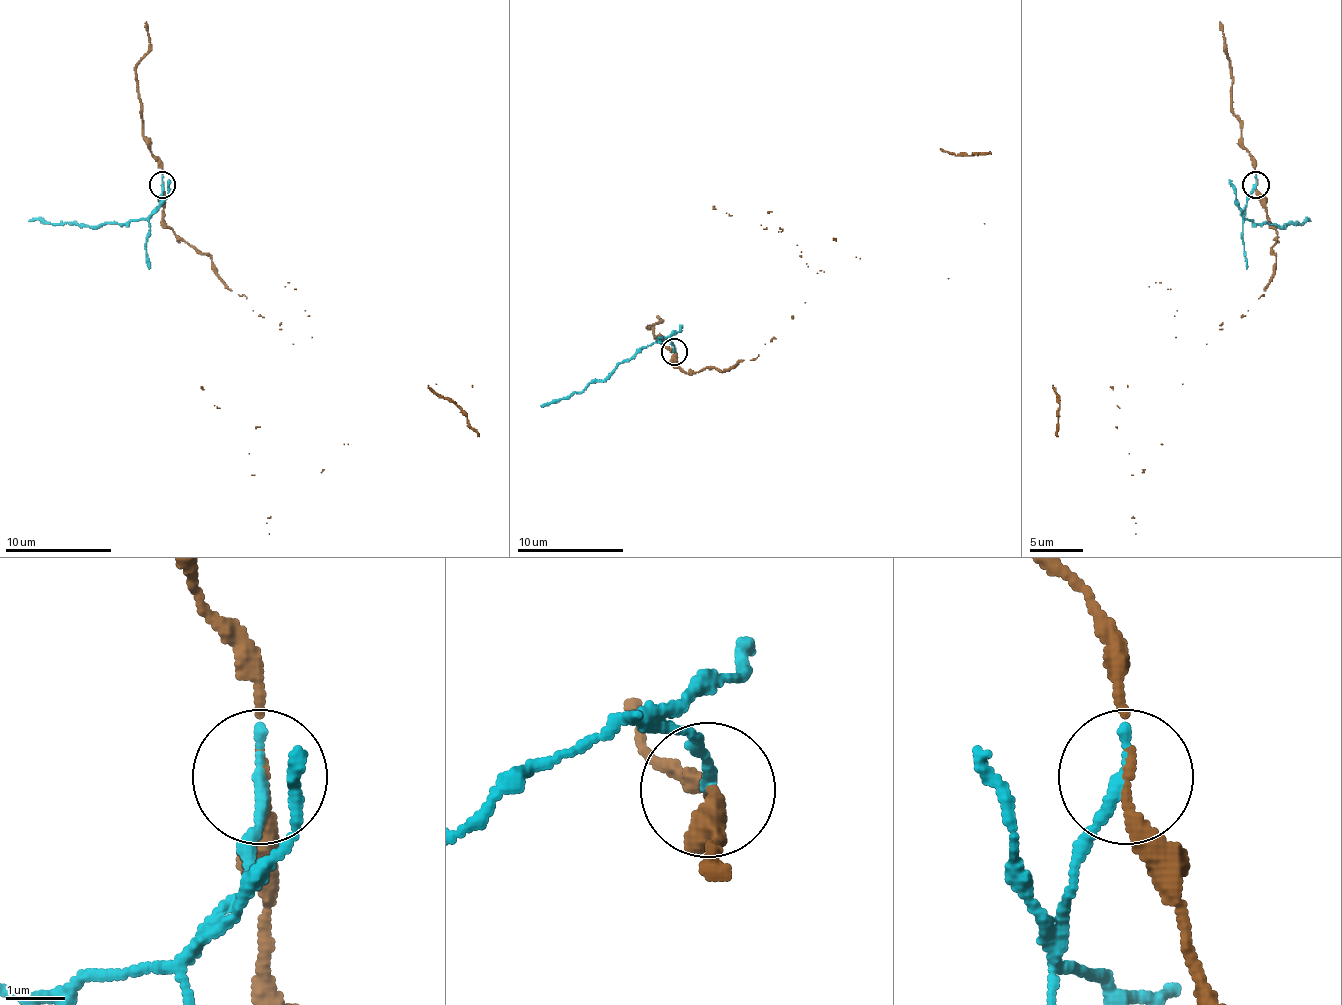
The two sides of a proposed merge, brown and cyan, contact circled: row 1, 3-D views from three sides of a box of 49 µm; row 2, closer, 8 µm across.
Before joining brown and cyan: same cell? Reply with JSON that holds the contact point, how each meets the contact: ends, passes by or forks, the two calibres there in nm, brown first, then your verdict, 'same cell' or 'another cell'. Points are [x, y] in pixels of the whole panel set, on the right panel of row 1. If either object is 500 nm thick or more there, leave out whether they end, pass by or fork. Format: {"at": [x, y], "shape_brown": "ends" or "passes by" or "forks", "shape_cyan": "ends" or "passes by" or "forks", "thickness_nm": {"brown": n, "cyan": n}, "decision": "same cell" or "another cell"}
{"at": [1256, 185], "shape_brown": "passes by", "shape_cyan": "ends", "thickness_nm": {"brown": 140, "cyan": 240}, "decision": "another cell"}

